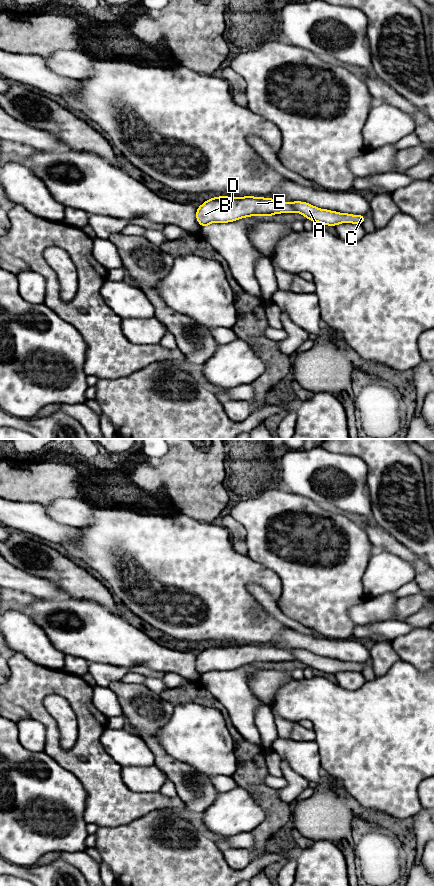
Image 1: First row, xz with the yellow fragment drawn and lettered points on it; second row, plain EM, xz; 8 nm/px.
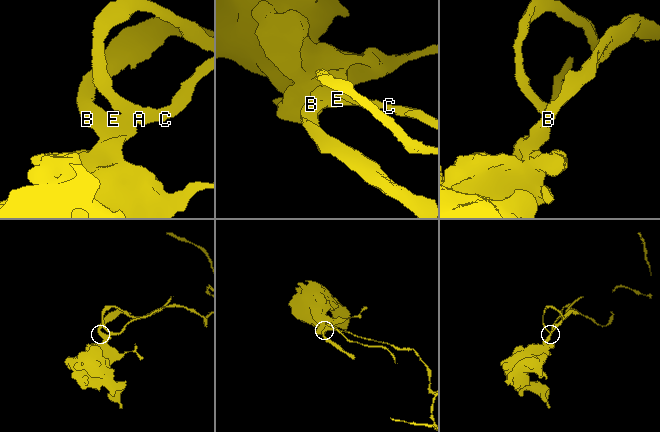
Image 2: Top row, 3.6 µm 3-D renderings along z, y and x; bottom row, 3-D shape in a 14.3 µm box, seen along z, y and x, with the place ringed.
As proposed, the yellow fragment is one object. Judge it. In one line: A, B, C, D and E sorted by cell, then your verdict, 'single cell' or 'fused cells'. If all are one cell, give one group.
groups A B C D E; single cell

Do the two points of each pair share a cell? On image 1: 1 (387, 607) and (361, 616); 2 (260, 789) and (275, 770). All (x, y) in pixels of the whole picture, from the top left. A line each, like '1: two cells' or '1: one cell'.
1: one cell
2: two cells

